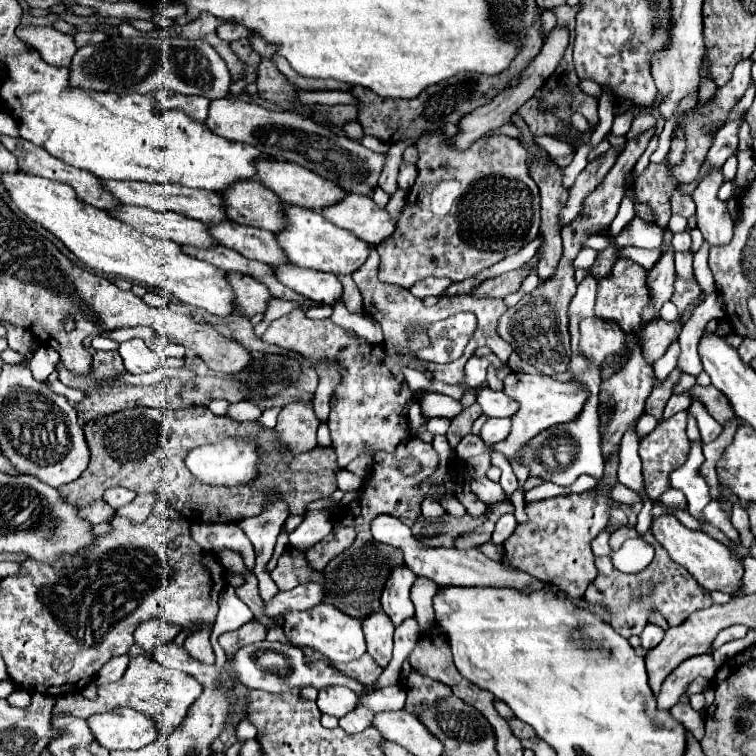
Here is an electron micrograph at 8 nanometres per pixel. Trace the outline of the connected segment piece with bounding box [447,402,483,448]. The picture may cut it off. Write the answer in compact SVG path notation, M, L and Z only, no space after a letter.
M475 402L473 406L469 406L467 410L463 410L457 418L451 420L451 426L449 426L449 432L447 432L447 440L451 444L451 448L455 448L463 436L467 436L473 428L473 422L483 414L481 406Z

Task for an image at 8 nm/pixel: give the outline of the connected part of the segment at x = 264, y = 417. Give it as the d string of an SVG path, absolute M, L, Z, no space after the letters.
M269 408L269 410L265 410L263 414L261 414L261 418L257 420L257 424L261 426L261 428L275 428L275 424L277 424L277 414L281 412L281 408Z

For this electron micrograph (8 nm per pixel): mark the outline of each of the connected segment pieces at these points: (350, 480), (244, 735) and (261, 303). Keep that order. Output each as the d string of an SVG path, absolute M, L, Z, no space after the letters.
M339 472L339 474L337 474L337 482L339 482L339 490L341 490L341 492L357 490L357 488L363 484L363 480L361 480L359 476L351 474L351 472Z
M239 722L239 726L237 726L237 740L251 740L251 738L255 738L255 734L257 734L257 730L253 730L253 726L251 726L251 722Z
M229 274L229 284L235 290L235 298L237 298L237 306L243 312L243 316L251 318L255 314L263 314L271 302L271 292L265 284L257 282L251 276L245 274Z

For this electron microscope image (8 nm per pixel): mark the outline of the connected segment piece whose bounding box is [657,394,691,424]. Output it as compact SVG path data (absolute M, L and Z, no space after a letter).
M687 394L671 396L671 398L669 398L669 402L667 402L667 406L665 406L665 412L663 412L661 420L657 420L657 422L659 422L659 424L661 424L661 422L665 422L665 420L667 420L667 418L671 418L673 414L677 414L677 412L685 410L689 404L691 404L691 398L689 398Z

